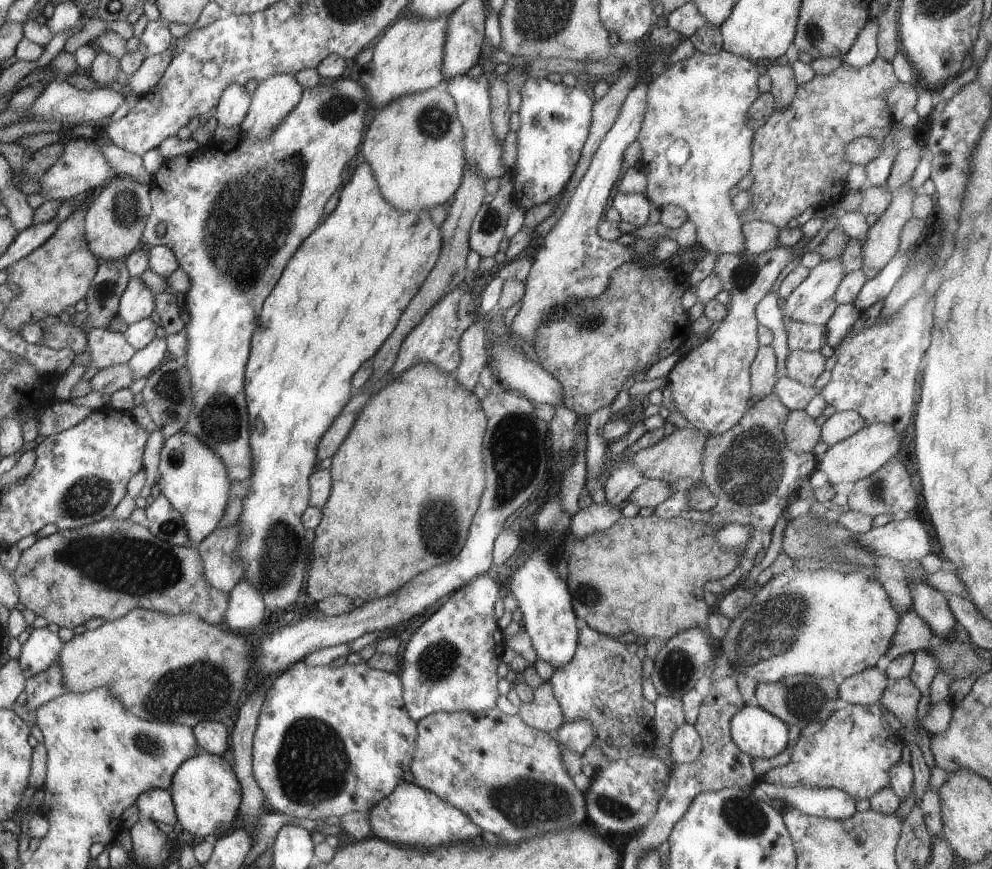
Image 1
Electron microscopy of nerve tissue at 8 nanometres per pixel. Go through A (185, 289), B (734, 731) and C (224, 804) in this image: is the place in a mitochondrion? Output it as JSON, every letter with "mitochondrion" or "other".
{"A":"other","B":"other","C":"other"}

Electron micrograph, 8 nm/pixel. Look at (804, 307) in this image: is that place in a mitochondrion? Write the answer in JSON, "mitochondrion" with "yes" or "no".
{"mitochondrion":"no"}

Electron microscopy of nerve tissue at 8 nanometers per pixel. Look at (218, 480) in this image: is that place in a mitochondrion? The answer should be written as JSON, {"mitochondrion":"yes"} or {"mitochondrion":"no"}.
{"mitochondrion":"no"}

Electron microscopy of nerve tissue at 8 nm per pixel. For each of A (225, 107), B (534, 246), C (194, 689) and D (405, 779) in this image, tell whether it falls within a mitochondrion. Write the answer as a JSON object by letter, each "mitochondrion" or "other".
{"A":"other","B":"other","C":"mitochondrion","D":"other"}

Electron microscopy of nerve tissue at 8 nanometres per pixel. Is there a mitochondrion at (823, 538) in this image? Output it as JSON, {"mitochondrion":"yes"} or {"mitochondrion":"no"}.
{"mitochondrion":"yes"}

